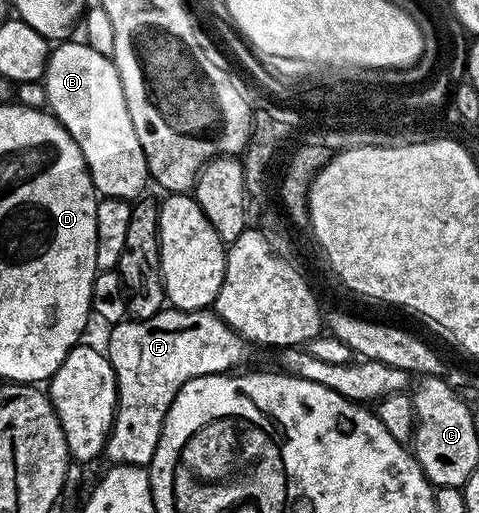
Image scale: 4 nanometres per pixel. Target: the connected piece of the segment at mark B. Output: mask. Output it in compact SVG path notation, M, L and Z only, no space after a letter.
M64 40L48 55L48 67L42 79L47 109L70 132L78 144L92 177L97 195L106 198L136 200L141 197L150 175L142 144L134 132L134 123L126 108L122 80L109 55L94 52L83 40Z

